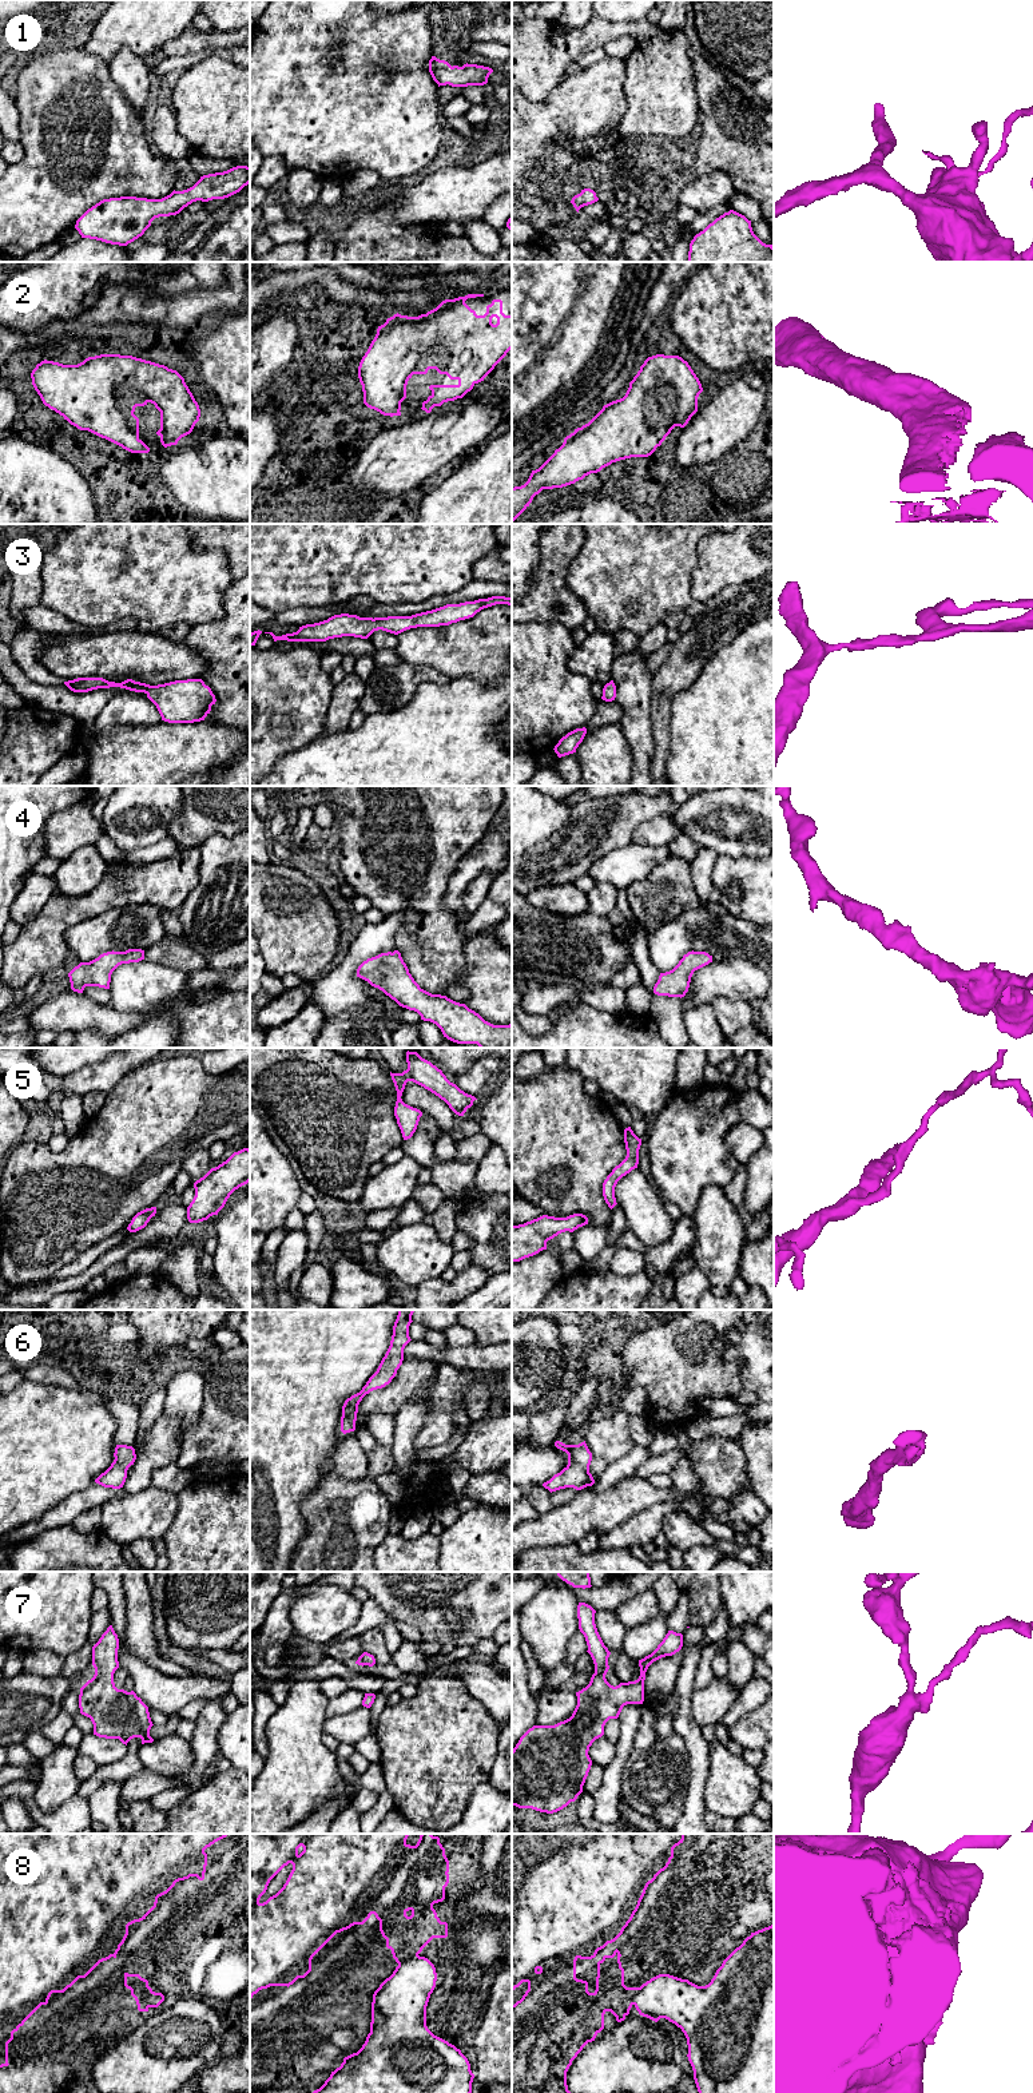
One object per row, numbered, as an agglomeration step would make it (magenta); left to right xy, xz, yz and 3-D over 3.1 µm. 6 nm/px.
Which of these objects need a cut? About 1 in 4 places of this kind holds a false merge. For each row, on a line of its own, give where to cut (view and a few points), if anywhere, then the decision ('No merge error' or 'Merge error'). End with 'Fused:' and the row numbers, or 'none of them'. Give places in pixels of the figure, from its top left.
1: No split. No merge error
2: No split. No merge error
3: No split. No merge error
4: No split. No merge error
5: No split. No merge error
6: No split. No merge error
7: No split. No merge error
8: Split along xz (417, 1954), (398, 1965). Merge error
Fused: 8

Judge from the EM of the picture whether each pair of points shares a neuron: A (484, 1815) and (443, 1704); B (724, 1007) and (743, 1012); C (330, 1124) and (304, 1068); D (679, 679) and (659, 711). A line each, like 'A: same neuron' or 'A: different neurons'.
A: different neurons
B: same neuron
C: same neuron
D: same neuron

